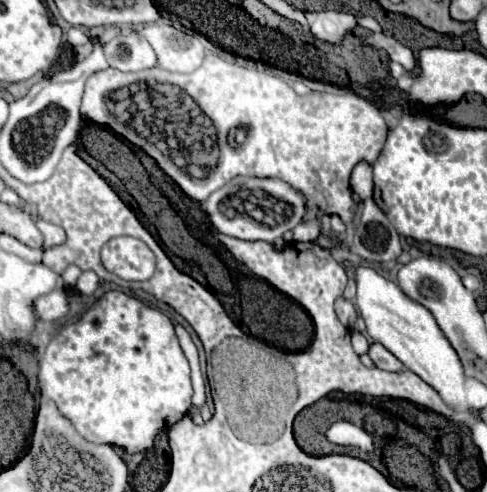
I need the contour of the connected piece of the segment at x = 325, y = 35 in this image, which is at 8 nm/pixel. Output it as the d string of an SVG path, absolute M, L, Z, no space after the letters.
M319 12L311 24L311 34L317 40L327 40L329 44L339 44L343 36L357 28L357 18L347 12Z

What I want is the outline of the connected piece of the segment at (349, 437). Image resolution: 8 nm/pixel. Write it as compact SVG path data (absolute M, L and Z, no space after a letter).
M335 422L335 424L331 424L331 428L327 430L327 438L333 444L355 446L355 448L361 448L365 452L373 450L371 436L363 428L359 428L355 424L349 424L349 422Z

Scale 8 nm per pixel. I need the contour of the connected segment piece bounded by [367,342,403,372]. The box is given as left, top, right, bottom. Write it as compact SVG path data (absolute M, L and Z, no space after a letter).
M371 344L369 346L369 358L373 360L373 364L377 366L377 368L381 368L381 370L389 370L389 372L399 372L399 370L403 370L403 362L397 358L397 356L393 356L391 352L387 352L387 348L383 348L383 344Z

